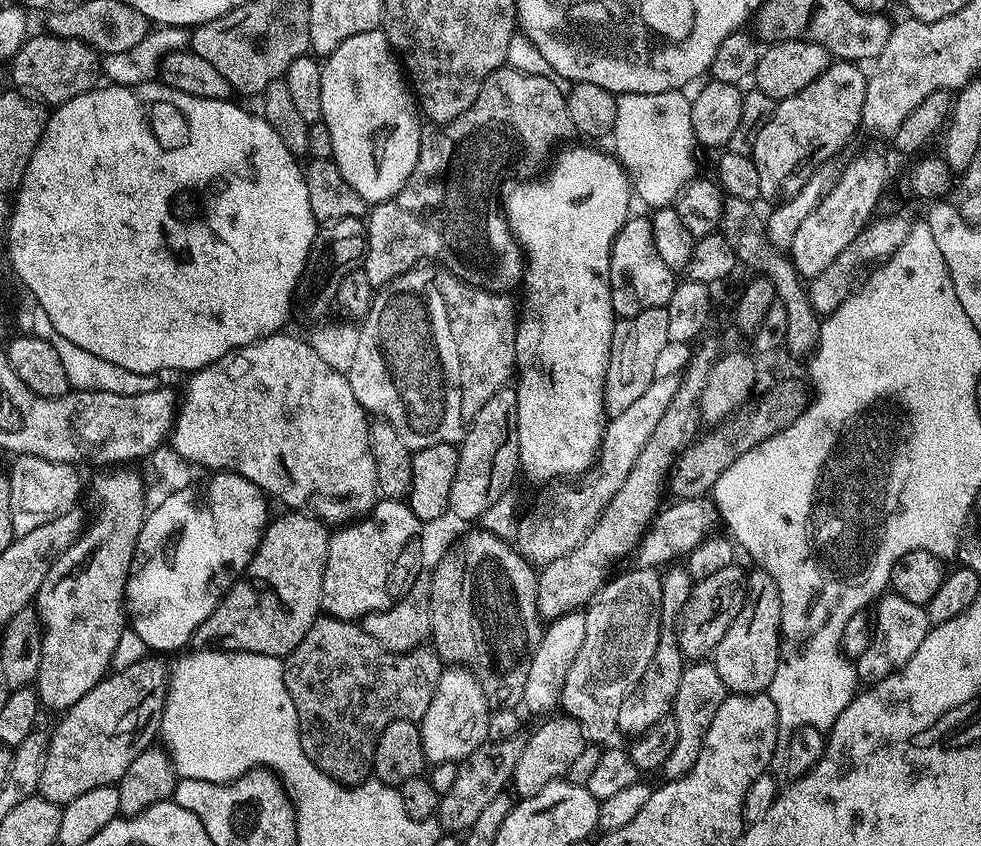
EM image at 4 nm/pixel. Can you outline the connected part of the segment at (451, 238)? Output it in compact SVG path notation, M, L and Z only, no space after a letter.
M507 66L489 74L470 110L458 114L458 118L450 122L428 126L421 131L420 160L414 166L406 186L367 213L368 249L364 251L362 267L373 289L383 288L421 262L439 266L465 284L487 292L508 294L513 291L511 288L519 289L522 284L522 249L502 215L498 203L501 199L500 183L511 174L512 168L524 172L539 164L547 165L553 155L552 147L559 140L573 135L573 132L567 99L555 86L551 76L539 77Z

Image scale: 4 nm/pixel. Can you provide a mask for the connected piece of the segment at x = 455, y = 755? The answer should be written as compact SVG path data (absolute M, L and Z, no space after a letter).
M445 667L438 678L434 698L430 698L426 714L418 721L425 761L429 765L442 762L459 764L474 754L474 750L478 750L478 746L488 740L489 715L488 699L486 694L482 694L482 688L476 679L464 668Z

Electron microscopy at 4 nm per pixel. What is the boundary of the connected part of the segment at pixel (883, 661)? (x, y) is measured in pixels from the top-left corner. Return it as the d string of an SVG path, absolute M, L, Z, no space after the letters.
M895 594L880 597L874 608L874 623L876 629L870 638L870 646L866 646L866 651L854 660L856 679L864 686L882 682L887 676L895 676L898 669L914 658L914 650L922 646L922 638L926 638L930 627L925 605L906 602L906 598Z

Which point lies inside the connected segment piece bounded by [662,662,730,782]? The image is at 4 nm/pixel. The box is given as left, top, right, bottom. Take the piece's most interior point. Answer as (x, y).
(700, 693)

